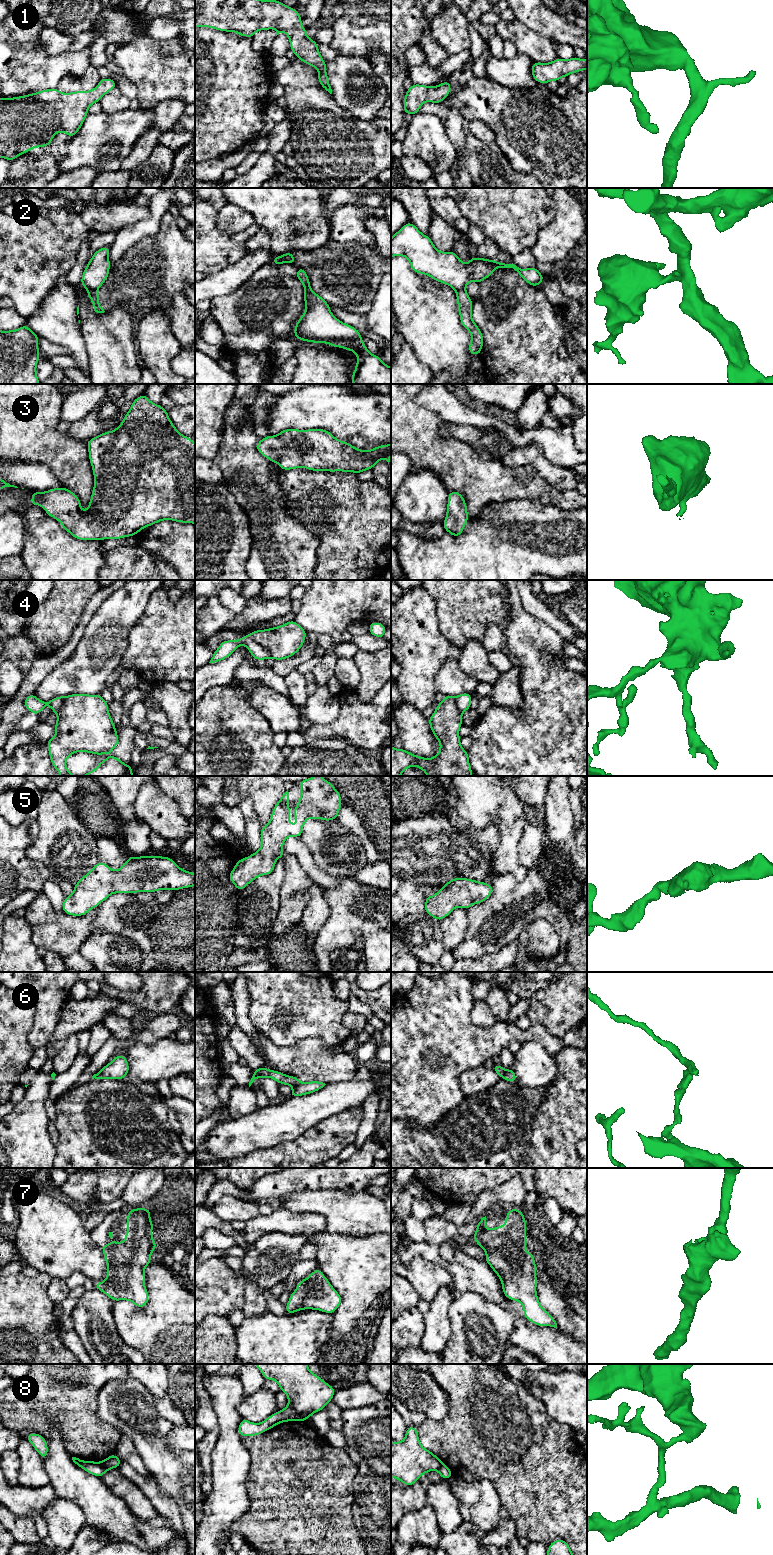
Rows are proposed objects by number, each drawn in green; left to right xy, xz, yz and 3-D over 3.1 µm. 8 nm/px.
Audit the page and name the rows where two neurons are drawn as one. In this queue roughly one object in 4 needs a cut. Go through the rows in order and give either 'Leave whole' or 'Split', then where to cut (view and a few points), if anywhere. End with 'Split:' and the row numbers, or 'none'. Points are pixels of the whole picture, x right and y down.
1: Leave whole. No split
2: Split. Split along yz (464, 288), (455, 291)
3: Leave whole. No split
4: Split. Split along xz (249, 634), (271, 656)
5: Leave whole. No split
6: Split. Split along xz (301, 1082), (293, 1087)
7: Leave whole. No split
8: Split. Split along xz (288, 1404), (307, 1417)
Split: 2, 4, 6, 8

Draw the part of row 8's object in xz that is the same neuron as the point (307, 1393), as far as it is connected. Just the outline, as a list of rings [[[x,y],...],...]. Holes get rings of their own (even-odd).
[[[255,1364],[266,1380],[275,1380],[288,1396],[288,1405],[296,1412],[310,1417],[332,1401],[336,1390],[312,1373],[307,1364]]]

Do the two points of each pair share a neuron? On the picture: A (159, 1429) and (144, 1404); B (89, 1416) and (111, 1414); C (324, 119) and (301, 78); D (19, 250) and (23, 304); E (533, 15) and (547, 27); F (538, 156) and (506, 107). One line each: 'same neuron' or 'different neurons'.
A: same neuron
B: different neurons
C: same neuron
D: same neuron
E: same neuron
F: same neuron

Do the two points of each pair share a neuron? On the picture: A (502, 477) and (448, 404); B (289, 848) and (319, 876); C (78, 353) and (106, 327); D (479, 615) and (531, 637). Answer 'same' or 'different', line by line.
A: different
B: same
C: different
D: different

